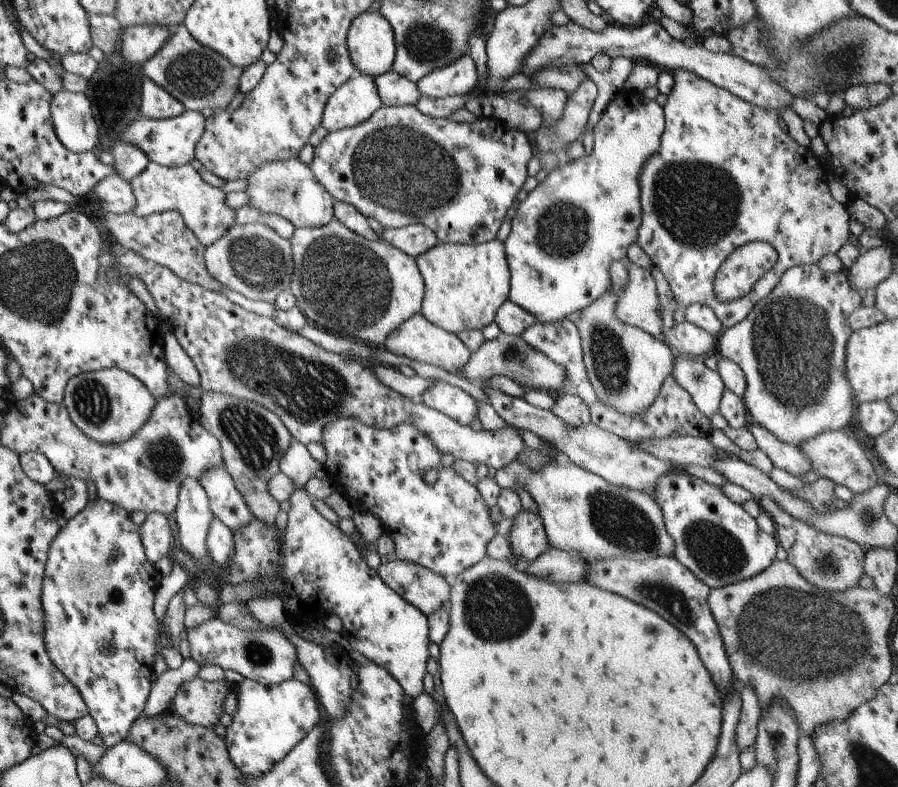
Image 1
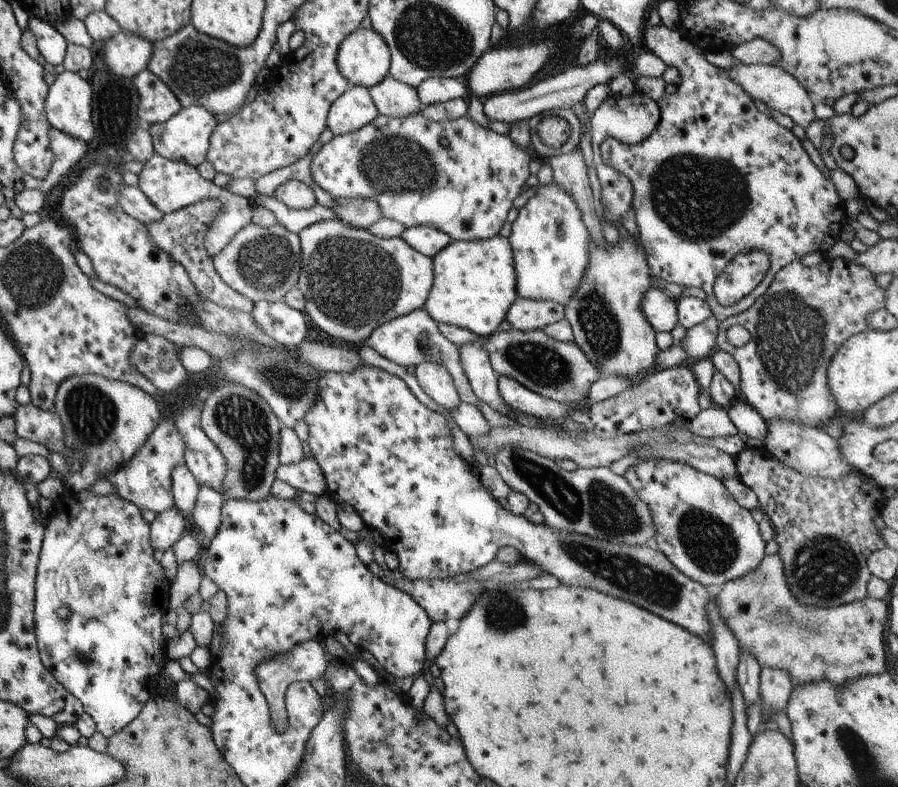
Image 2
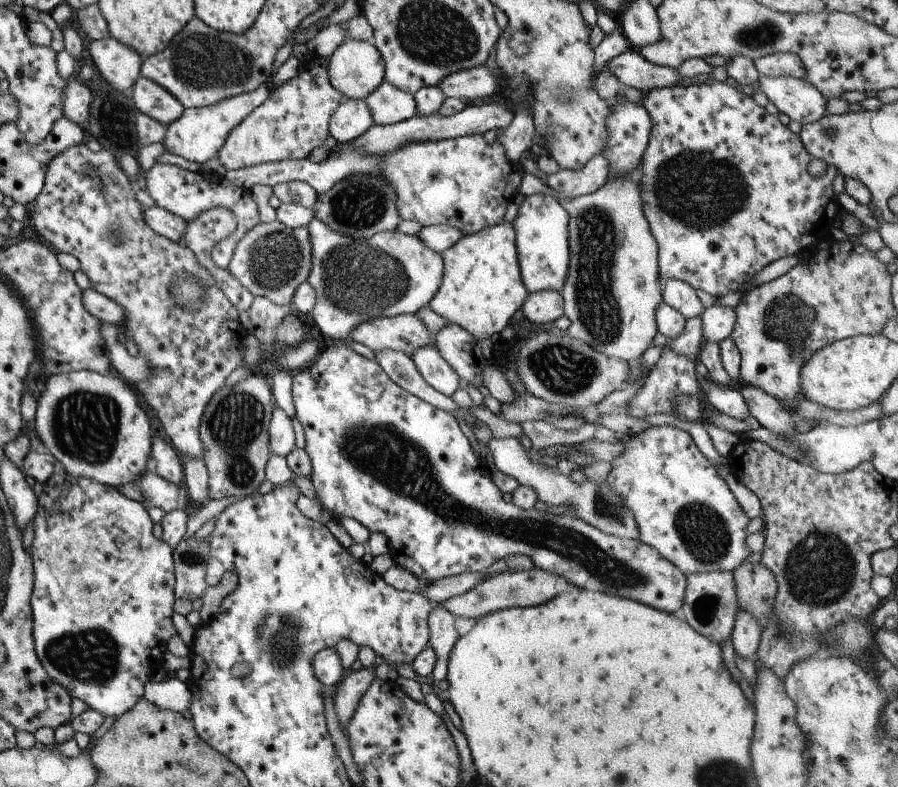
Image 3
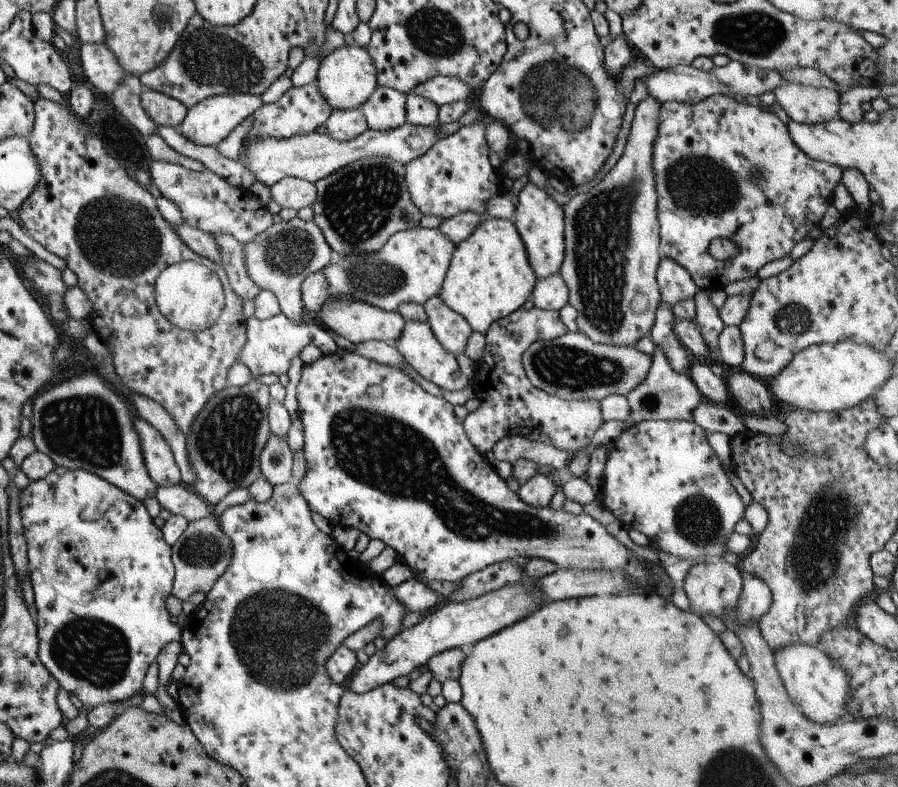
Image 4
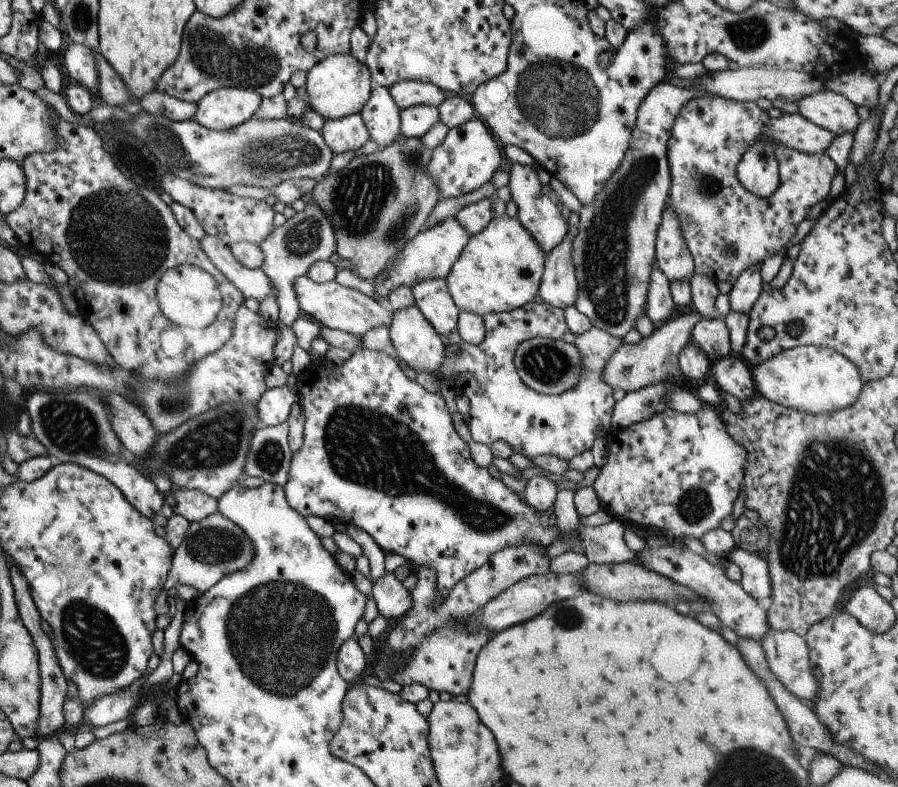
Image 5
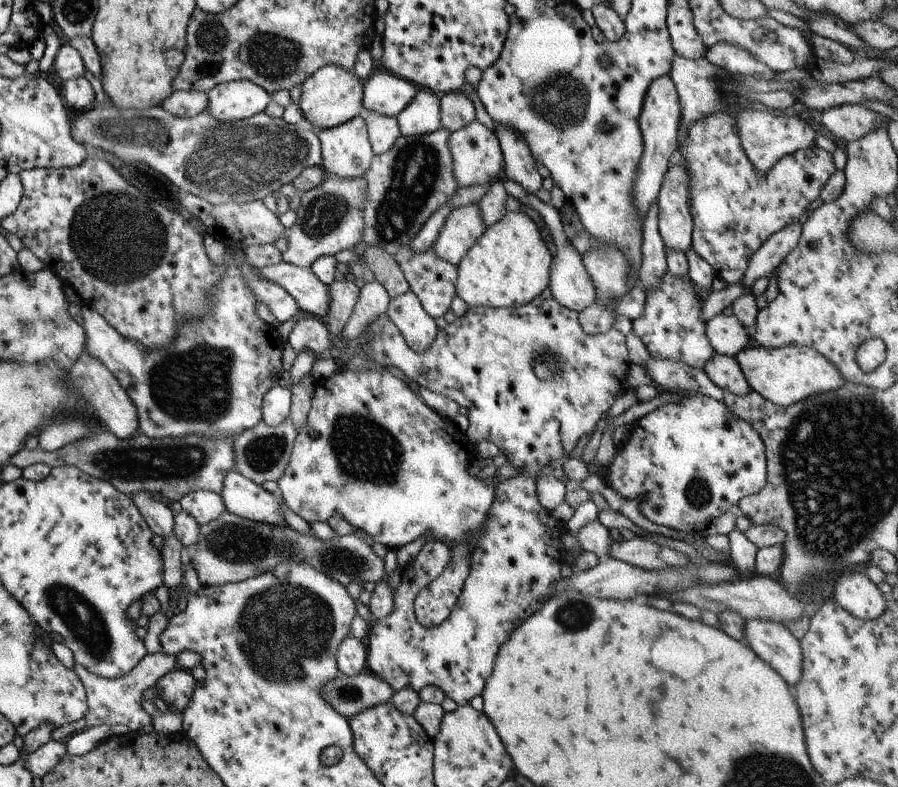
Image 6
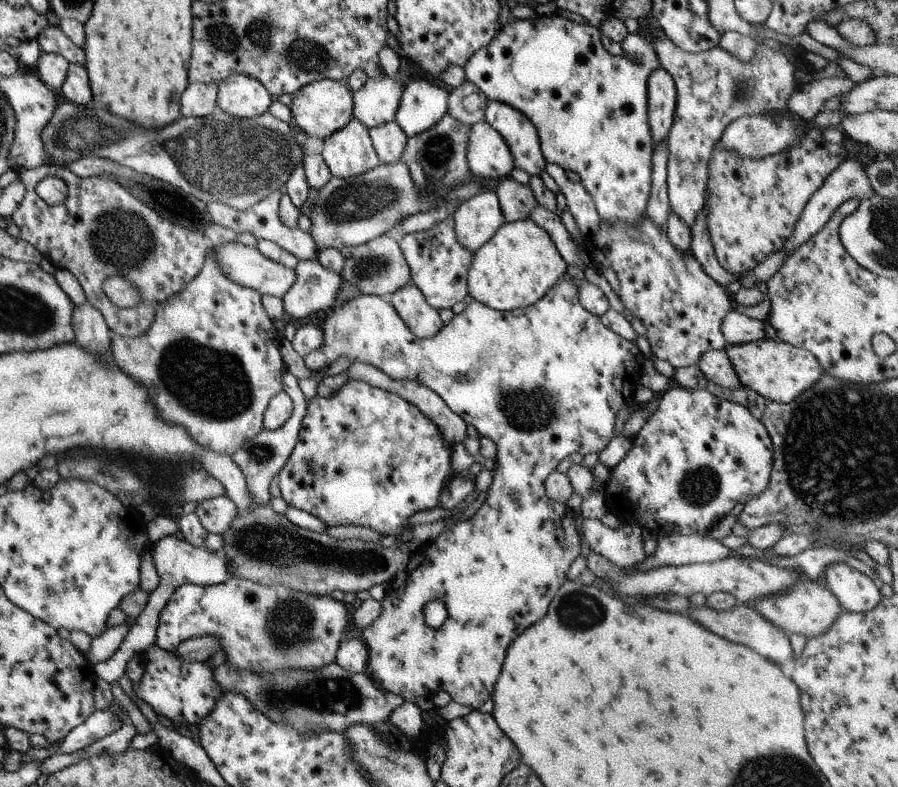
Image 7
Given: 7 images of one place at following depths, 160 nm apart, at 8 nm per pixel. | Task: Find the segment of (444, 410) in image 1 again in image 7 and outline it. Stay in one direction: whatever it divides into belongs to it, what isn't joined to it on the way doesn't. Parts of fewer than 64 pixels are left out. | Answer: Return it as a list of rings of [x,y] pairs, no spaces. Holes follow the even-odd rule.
[[[412,283],[399,288],[388,299],[407,330],[419,340],[432,338],[442,328],[438,311],[425,302]]]

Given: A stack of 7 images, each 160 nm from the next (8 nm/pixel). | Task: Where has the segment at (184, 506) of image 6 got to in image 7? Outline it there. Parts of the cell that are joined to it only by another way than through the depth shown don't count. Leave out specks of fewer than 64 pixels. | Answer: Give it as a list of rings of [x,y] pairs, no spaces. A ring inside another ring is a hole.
[[[225,495],[198,501],[195,504],[195,516],[207,533],[221,535],[231,524],[231,520],[239,515],[233,502]]]

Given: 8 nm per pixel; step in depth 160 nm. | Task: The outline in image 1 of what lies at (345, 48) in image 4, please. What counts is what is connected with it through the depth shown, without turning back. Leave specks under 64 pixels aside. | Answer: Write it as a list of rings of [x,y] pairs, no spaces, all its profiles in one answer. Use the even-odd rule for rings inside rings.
[[[377,11],[355,17],[346,32],[349,60],[357,72],[375,78],[391,70],[395,47],[390,24]]]

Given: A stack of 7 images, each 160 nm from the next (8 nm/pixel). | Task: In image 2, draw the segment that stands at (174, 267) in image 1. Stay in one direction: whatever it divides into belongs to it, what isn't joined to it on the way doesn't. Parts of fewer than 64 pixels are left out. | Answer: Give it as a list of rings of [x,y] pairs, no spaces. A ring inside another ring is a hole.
[[[205,199],[172,213],[164,213],[157,221],[146,226],[152,241],[163,249],[175,262],[181,263],[189,275],[193,286],[207,301],[217,306],[250,313],[254,303],[245,296],[241,296],[235,289],[227,286],[214,269],[212,258],[206,253],[204,238],[210,222],[216,218],[222,206],[217,199]]]

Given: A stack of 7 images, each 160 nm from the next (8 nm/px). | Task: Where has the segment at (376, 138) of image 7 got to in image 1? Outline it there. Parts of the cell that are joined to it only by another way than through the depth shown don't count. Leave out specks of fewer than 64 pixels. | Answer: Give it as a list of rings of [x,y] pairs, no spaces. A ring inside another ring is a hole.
[[[392,70],[376,76],[374,85],[380,104],[386,107],[414,105],[420,97],[416,83]]]

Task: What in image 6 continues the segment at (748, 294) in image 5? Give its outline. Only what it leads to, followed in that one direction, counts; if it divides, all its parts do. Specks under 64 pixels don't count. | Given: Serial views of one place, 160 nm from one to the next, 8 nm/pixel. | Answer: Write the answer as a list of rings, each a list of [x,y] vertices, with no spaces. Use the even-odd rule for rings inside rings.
[[[799,221],[790,222],[760,244],[748,260],[748,267],[741,280],[744,294],[751,293],[753,281],[761,276],[769,276],[797,246],[801,229]]]

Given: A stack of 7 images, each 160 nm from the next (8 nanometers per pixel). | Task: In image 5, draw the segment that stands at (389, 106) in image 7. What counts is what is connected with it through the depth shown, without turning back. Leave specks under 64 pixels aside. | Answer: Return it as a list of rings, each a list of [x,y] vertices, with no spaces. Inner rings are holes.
[[[405,81],[395,82],[389,88],[389,94],[397,108],[404,110],[409,106],[427,105],[437,108],[448,95],[441,88],[433,86],[429,82]]]

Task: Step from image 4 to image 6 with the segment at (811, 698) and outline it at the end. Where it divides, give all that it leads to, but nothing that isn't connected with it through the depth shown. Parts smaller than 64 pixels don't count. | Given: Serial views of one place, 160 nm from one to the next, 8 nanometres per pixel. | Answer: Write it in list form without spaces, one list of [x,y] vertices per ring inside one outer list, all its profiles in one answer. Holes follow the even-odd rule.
[[[744,619],[742,640],[788,686],[794,686],[801,674],[802,654],[799,641],[785,625],[770,620]]]

